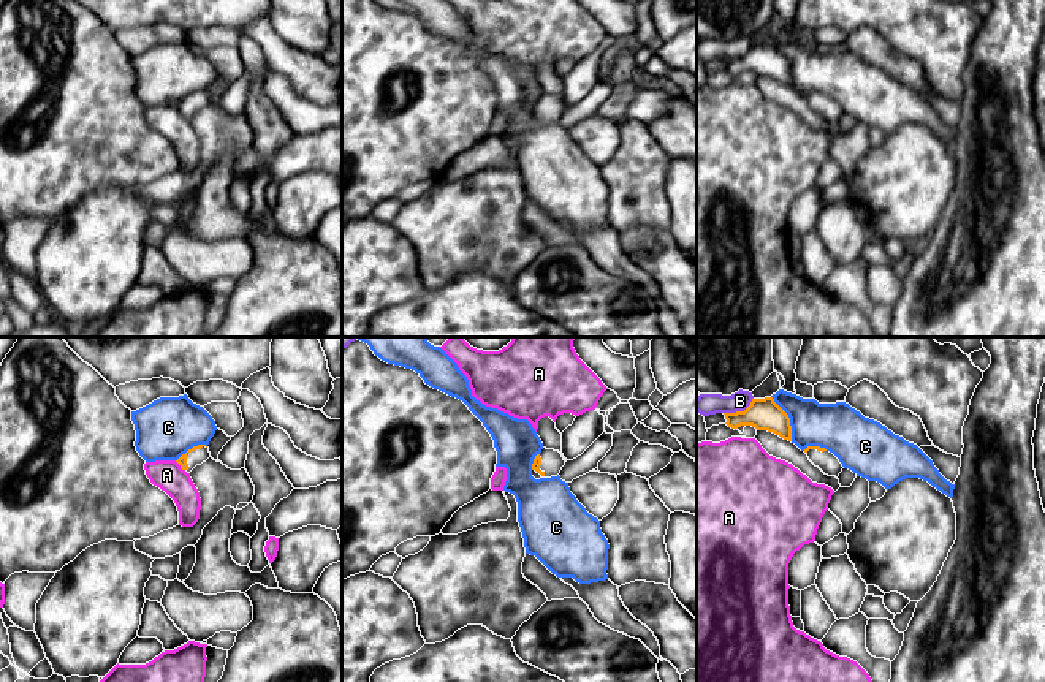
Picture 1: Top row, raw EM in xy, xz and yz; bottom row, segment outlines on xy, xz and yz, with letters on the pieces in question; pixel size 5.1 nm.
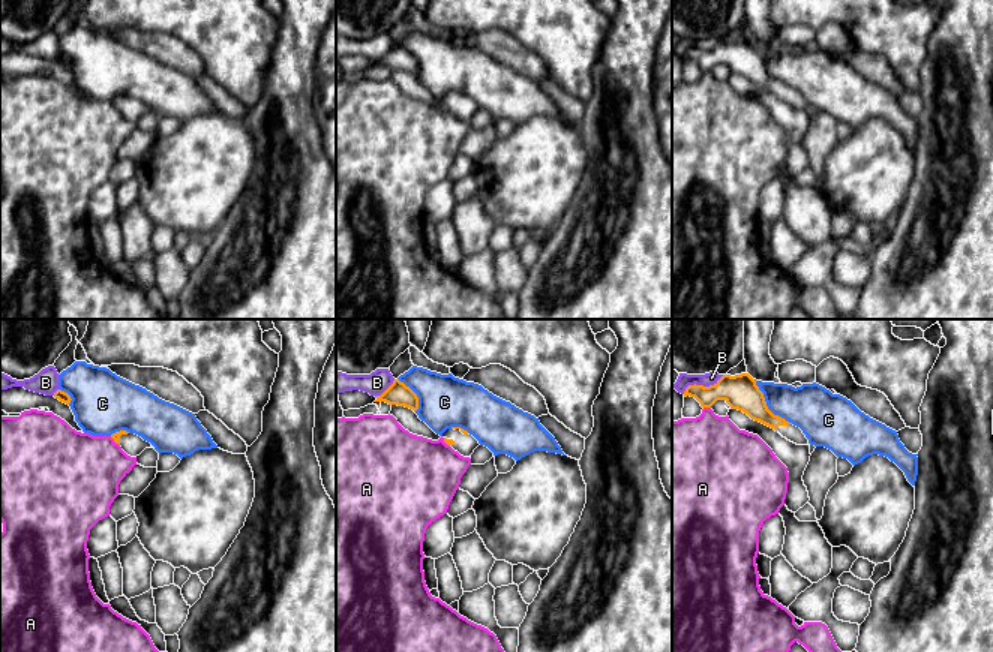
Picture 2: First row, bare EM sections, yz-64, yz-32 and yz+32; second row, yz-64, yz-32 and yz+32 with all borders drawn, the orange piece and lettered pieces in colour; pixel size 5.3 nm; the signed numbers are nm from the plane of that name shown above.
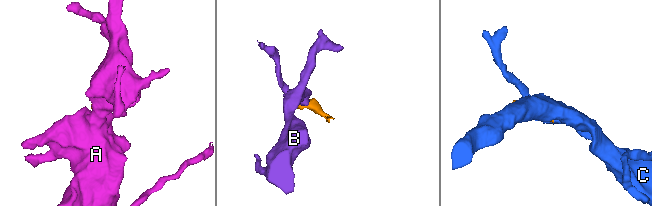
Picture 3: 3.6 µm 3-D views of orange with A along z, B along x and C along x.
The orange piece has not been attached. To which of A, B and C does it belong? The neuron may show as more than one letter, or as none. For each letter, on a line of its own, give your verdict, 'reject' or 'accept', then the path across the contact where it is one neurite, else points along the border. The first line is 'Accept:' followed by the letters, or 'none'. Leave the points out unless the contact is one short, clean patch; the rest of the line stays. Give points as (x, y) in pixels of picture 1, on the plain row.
Accept: none
A: reject
B: reject; border yz (752, 43), (743, 56), (724, 59)
C: reject; border yz (771, 41), (789, 64), (792, 86)

